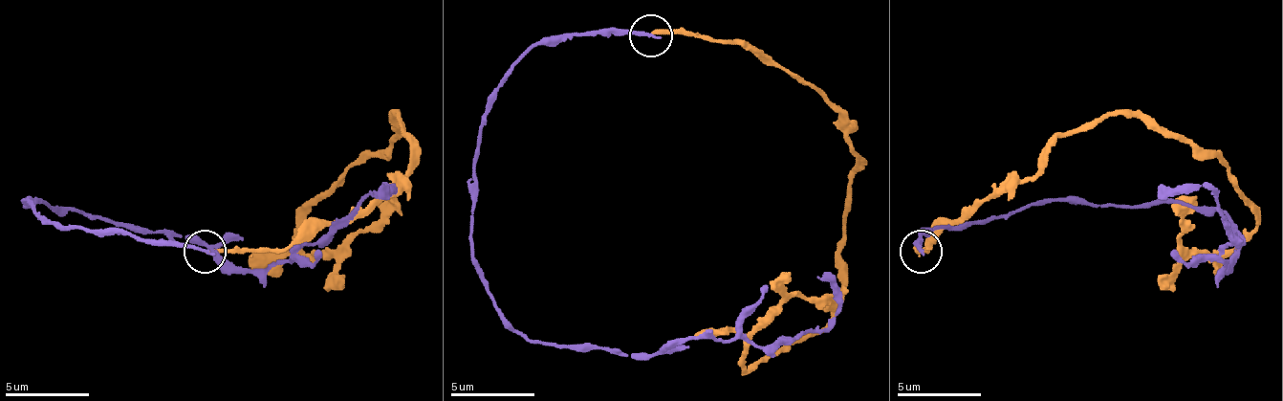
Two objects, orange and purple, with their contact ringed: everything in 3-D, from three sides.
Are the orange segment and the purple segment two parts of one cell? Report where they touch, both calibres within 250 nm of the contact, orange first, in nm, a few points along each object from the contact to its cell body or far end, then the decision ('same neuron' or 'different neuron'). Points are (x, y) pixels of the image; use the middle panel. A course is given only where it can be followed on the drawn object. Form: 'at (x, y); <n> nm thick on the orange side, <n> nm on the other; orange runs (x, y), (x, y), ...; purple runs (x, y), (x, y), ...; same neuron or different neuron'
at (650, 35); 240 nm thick on the orange side, 200 nm on the other; orange runs (652, 32), (745, 40), (799, 75), (855, 150), (842, 299), (745, 371), (753, 333), (792, 295), (846, 286); purple runs (652, 36), (541, 40), (495, 96), (487, 295), (533, 342), (664, 354), (825, 328), (816, 278); different neuron

